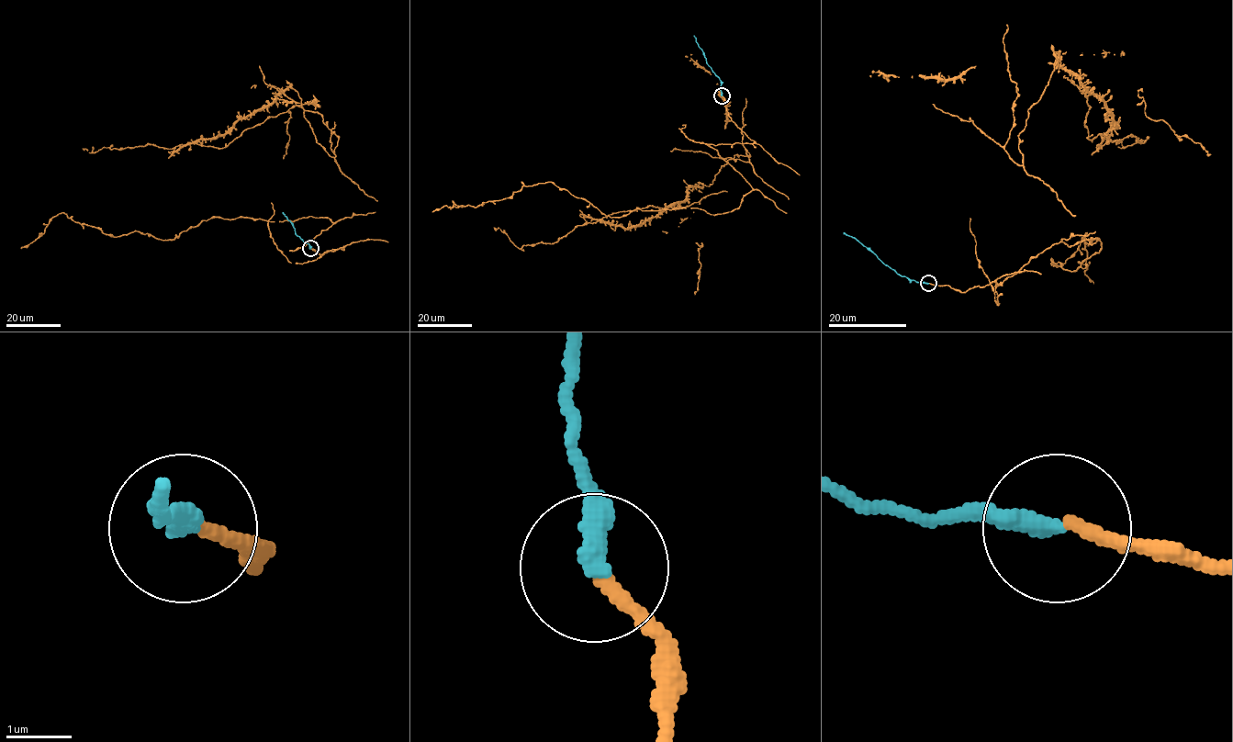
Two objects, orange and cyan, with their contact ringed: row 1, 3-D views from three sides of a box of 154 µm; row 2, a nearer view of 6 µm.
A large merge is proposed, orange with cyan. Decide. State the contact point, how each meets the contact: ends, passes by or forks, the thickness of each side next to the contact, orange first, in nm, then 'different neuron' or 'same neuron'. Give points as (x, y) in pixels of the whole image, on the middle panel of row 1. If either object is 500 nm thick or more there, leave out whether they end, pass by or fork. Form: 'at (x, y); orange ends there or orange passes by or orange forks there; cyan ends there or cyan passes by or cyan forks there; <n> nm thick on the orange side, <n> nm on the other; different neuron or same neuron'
at (722, 95); orange ends there; cyan ends there; 190 nm thick on the orange side, 320 nm on the other; same neuron

